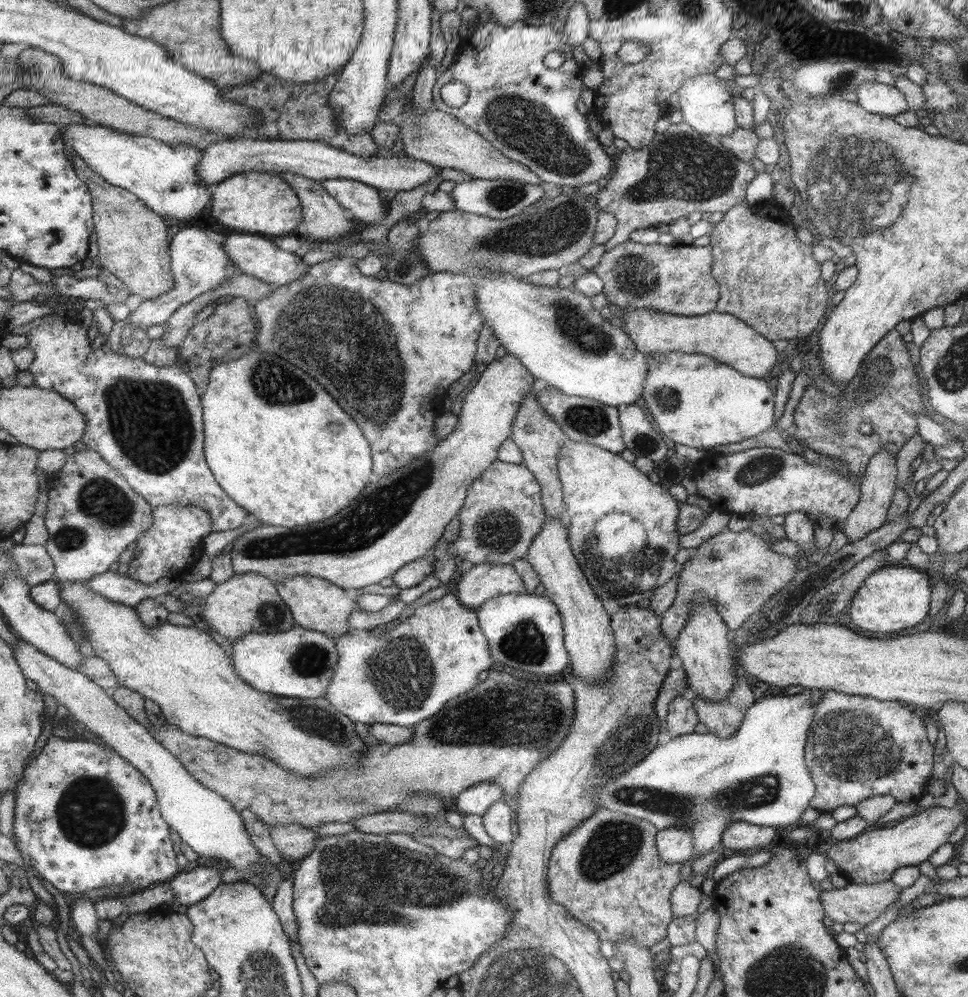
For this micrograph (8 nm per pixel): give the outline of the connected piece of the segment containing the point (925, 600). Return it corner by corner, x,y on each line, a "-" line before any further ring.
890,564
872,572
856,590
849,604
851,623
867,632
881,634
899,633
899,630
917,627
921,618
925,618
929,608
929,584
927,578
917,572
917,567
901,567

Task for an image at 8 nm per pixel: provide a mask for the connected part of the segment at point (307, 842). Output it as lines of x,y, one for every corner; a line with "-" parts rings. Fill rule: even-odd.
276,824
269,831
272,843
286,866
305,857
313,848
313,838
317,835
298,824

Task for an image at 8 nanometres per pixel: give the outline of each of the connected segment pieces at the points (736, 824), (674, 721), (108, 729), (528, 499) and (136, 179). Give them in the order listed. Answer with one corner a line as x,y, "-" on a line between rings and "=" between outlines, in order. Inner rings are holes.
733,821
726,824
721,836
721,846
729,850
751,850
763,848
775,834
771,826
753,825
743,821
=
675,696
671,699
665,720
665,730
671,737
693,733
693,728
698,721
699,718
690,696
=
16,637
14,654
26,678
36,683
42,693
51,695
65,706
73,719
101,738
107,746
142,773
157,794
162,817
191,850
199,857
226,860
229,868
234,870
247,870
259,860
261,855
247,837
239,811
222,795
199,783
149,730
128,716
111,696
111,691
103,689
85,674
43,654
33,644
=
495,460
490,468
482,474
470,486
466,500
459,509
460,529
457,539
447,542
450,555
467,561
467,566
483,563
510,564
511,561
525,556
534,542
534,538
542,532
545,511
541,501
541,486
531,471
522,464
511,464
=
91,122
73,123
63,127
67,150
83,158
95,173
113,186
123,187
139,199
153,214
163,215
183,224
199,214
209,203
207,186
198,182
195,166
201,150
193,147
169,146
150,137
124,134
111,127

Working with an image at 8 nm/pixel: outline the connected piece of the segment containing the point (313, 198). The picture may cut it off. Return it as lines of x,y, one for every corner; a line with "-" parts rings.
289,172
282,177
302,204
302,221
297,226
297,234
306,245
319,240
331,241
351,228
352,219
343,216
345,210
327,194
319,181

